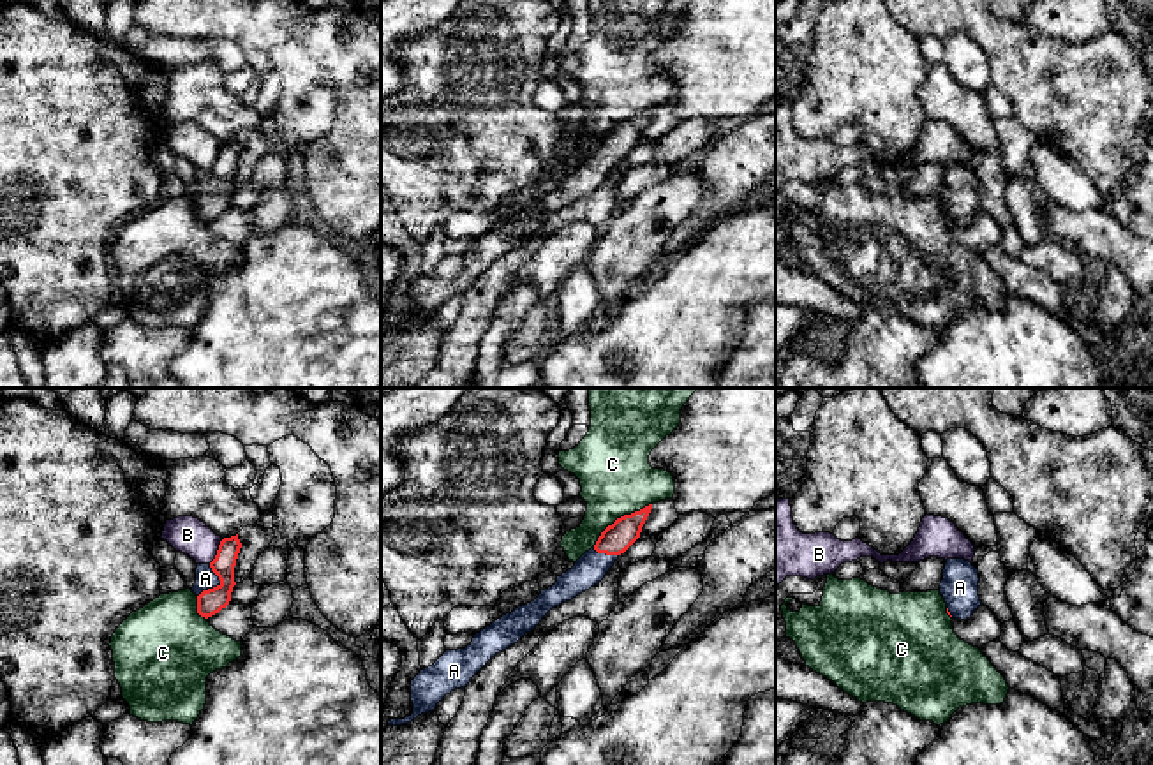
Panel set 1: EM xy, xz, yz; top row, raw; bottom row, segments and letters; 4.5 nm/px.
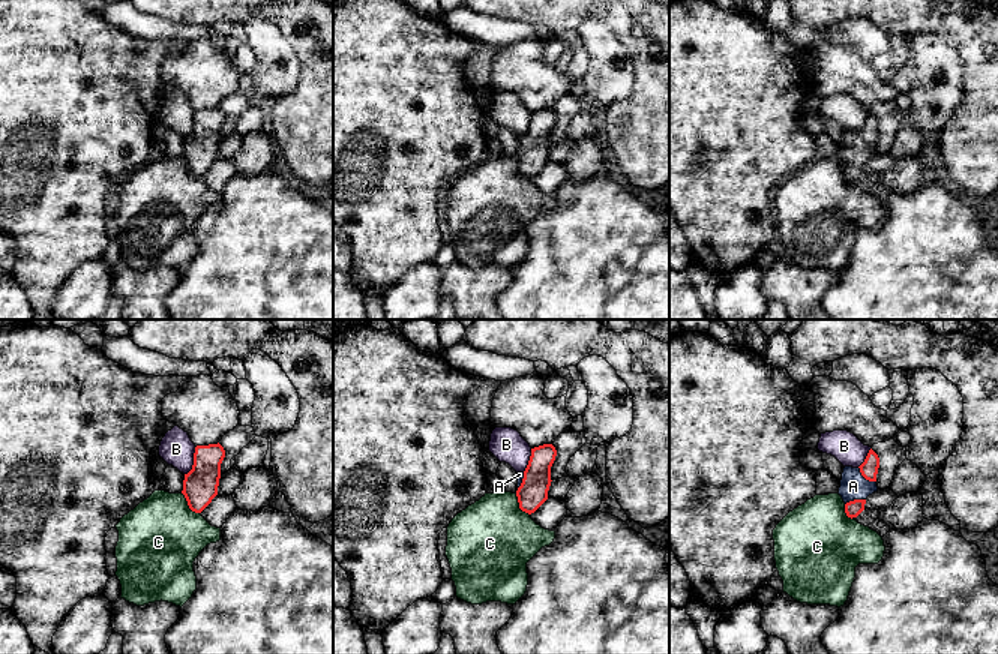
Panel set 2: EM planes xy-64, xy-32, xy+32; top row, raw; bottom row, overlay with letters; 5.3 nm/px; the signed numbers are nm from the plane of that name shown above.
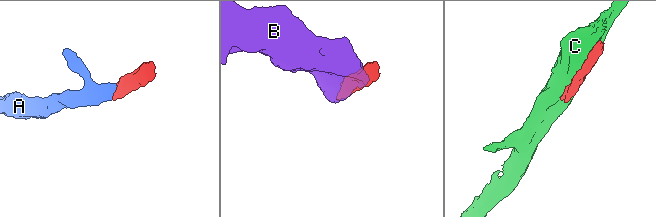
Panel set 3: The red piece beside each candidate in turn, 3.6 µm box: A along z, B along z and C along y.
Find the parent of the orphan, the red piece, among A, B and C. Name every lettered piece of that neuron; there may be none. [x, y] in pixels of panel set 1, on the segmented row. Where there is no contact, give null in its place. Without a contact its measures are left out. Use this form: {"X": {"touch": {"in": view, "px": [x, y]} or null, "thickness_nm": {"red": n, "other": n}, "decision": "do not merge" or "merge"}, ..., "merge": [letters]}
{"A": {"touch": {"in": "xy", "px": [217, 586]}, "thickness_nm": {"red": 120, "other": 100}, "decision": "merge"}, "B": {"touch": {"in": "xy", "px": [217, 552]}, "thickness_nm": {"red": 120, "other": 170}, "decision": "do not merge"}, "C": {"touch": {"in": "xz", "px": [621, 517]}, "thickness_nm": {"red": 140, "other": 340}, "decision": "do not merge"}, "merge": ["A"]}

